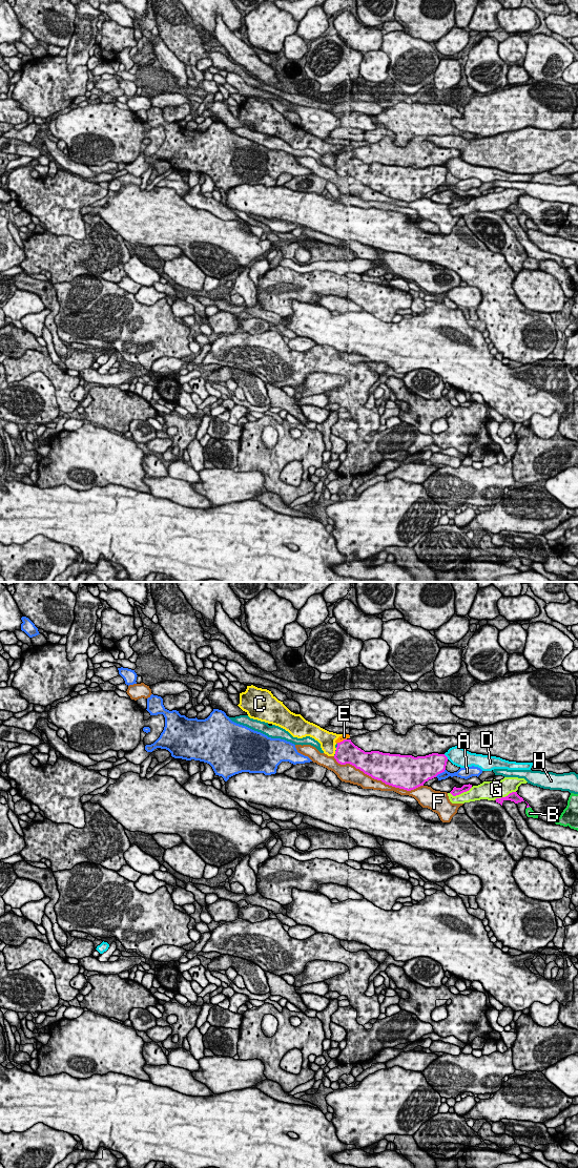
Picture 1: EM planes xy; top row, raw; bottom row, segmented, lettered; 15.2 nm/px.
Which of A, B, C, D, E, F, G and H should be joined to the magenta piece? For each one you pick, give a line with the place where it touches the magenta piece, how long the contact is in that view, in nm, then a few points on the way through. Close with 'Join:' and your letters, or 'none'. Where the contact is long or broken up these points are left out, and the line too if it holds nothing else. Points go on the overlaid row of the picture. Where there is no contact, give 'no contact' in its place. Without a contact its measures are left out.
Join: none

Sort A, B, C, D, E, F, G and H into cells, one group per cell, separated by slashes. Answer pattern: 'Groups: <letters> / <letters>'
Groups: A / B / C / D / E / F / G / H

